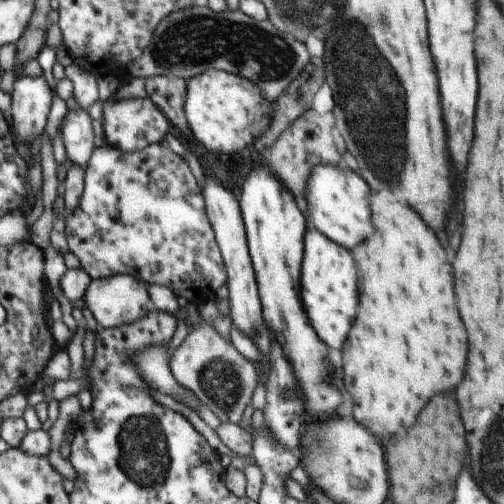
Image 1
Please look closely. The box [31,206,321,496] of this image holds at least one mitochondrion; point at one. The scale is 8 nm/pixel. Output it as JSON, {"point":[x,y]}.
{"point":[143,450]}

